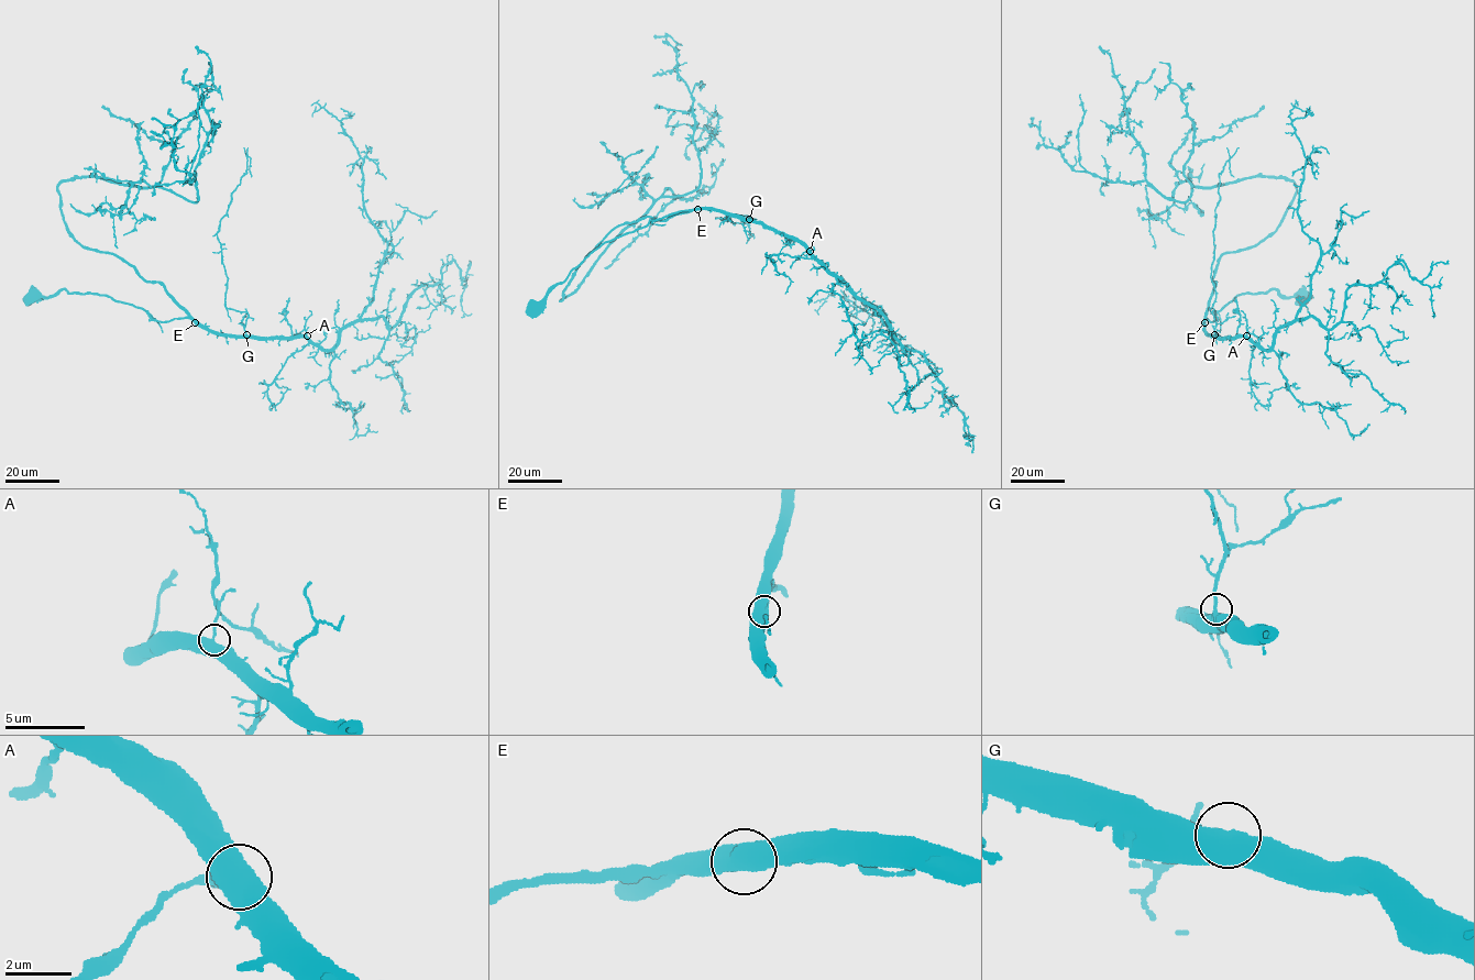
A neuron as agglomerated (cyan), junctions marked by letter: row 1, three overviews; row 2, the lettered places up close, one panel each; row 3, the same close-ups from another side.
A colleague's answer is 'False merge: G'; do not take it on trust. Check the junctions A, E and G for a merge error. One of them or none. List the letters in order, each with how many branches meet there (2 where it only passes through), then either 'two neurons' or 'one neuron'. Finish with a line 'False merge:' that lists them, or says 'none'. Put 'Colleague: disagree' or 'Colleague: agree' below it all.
A: 2 | one neuron
E: 2 | one neuron
G: 2 | one neuron
False merge: none
Colleague: disagree

